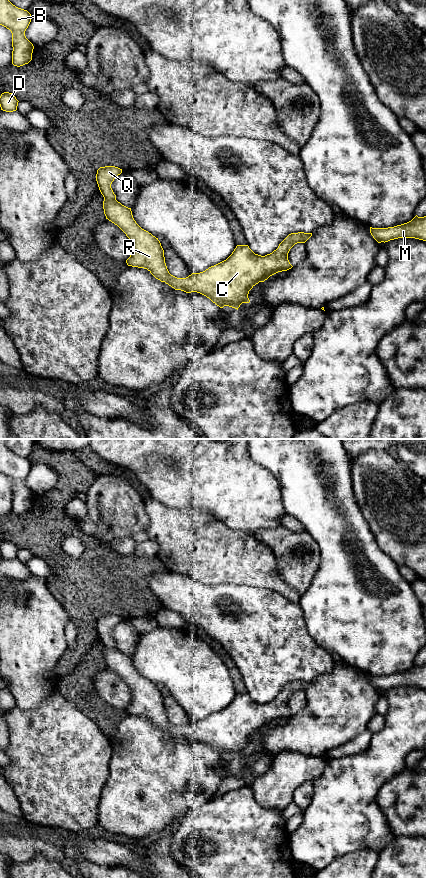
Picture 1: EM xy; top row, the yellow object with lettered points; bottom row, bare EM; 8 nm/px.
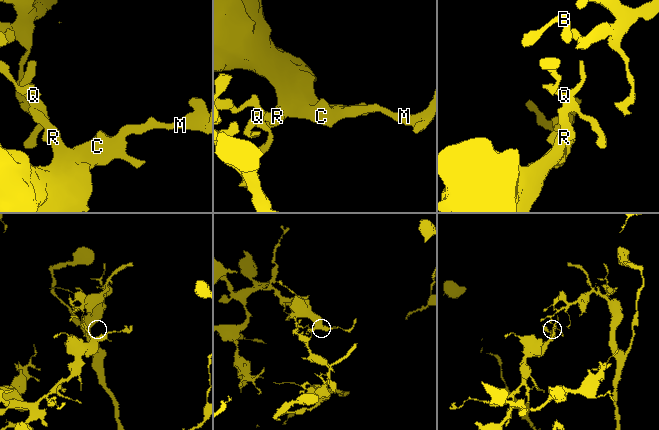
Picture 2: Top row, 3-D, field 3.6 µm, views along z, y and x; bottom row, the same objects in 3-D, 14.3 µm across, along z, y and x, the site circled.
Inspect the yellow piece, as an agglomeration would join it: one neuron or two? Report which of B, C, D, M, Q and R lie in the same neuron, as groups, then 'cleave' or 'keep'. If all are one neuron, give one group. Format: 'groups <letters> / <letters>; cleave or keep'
groups B D Q / C M R; cleave

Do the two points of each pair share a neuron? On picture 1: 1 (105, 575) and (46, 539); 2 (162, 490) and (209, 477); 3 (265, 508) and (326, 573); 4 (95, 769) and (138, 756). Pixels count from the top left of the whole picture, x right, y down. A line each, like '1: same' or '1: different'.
1: same
2: same
3: different
4: different

